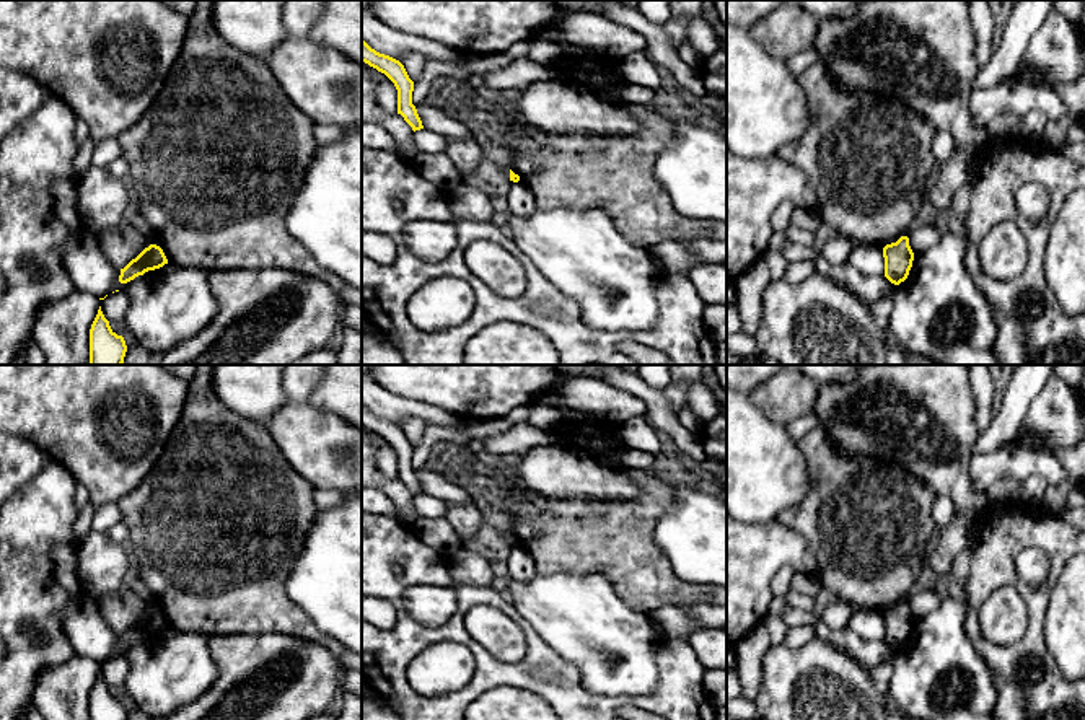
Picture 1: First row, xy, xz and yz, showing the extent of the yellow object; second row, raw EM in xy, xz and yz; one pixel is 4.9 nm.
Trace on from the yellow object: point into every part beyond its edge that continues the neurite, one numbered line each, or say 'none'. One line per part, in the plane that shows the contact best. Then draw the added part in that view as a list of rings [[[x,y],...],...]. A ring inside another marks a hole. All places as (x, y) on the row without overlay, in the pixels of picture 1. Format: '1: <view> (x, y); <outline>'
none

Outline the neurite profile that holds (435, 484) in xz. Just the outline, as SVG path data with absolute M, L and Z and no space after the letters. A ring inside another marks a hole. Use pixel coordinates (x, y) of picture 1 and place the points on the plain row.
M427 466L417 469L415 474L427 495L433 495L446 503L476 502L471 490L456 485L440 472L430 472Z

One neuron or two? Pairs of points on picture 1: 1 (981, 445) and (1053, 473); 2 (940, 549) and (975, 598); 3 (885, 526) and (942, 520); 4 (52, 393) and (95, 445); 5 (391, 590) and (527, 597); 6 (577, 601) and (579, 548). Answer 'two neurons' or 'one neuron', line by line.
1: two neurons
2: two neurons
3: two neurons
4: one neuron
5: two neurons
6: two neurons

